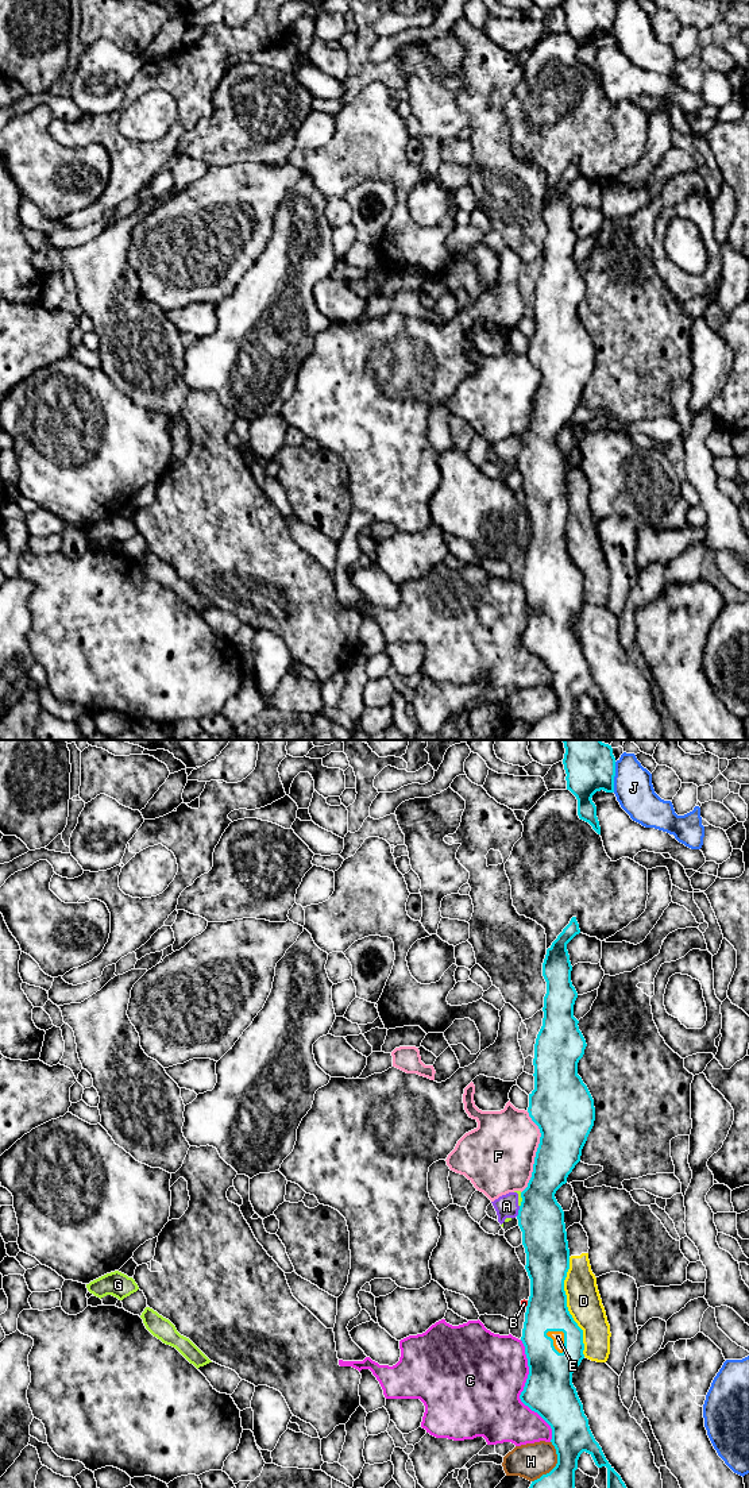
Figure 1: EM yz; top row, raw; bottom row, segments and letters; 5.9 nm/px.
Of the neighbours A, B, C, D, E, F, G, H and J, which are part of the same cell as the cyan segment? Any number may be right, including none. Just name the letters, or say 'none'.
E

